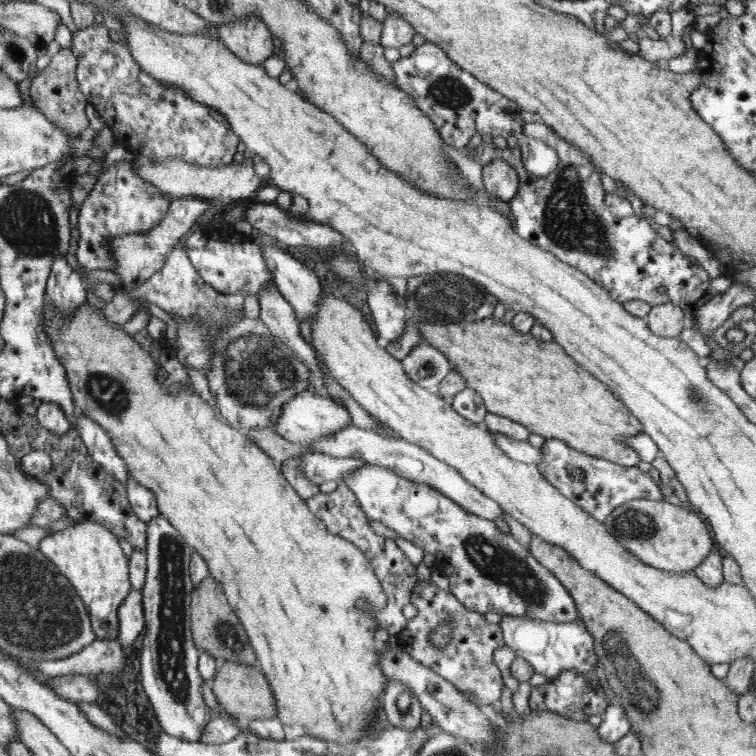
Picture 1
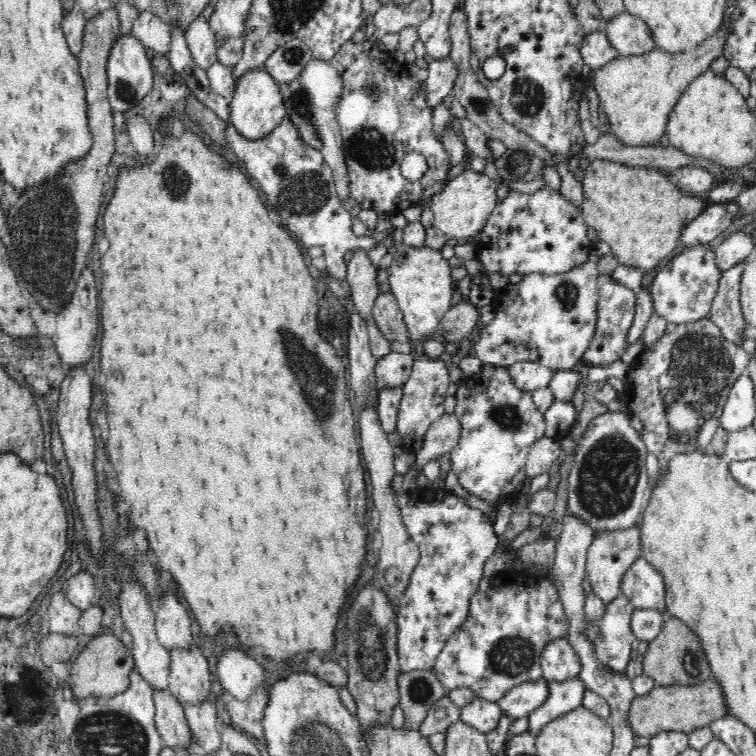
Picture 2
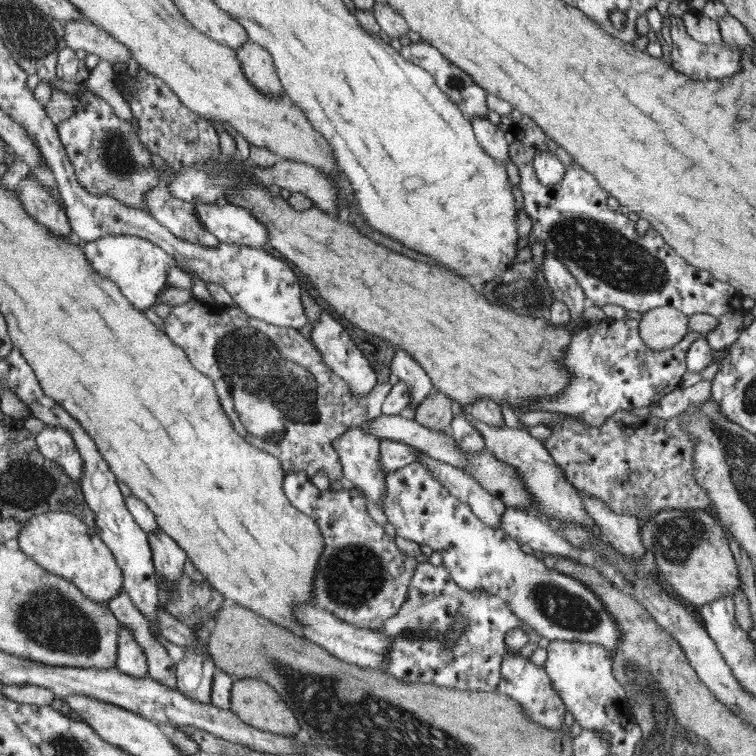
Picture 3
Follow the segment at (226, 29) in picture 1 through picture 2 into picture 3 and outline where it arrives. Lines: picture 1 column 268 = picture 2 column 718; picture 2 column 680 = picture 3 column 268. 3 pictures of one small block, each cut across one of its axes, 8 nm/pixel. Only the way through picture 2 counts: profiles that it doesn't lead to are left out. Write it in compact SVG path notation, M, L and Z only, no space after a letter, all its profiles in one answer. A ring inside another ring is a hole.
M247 40L235 51L246 79L258 91L275 98L285 95L272 55L264 47Z

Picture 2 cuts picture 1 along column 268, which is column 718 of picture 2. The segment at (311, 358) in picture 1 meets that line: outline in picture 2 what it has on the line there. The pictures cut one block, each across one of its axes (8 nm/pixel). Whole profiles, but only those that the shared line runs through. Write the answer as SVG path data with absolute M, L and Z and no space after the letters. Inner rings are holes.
M748 259L723 272L710 309L711 321L720 328L724 339L728 339L728 342L732 342L736 347L743 346L748 332L746 328L750 329L740 311L739 301L740 278L746 261Z

